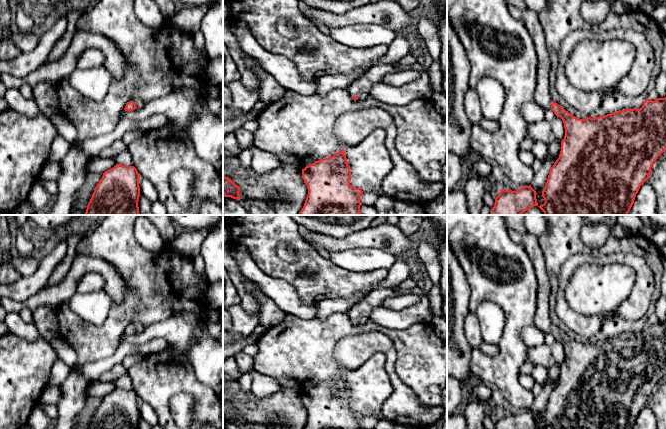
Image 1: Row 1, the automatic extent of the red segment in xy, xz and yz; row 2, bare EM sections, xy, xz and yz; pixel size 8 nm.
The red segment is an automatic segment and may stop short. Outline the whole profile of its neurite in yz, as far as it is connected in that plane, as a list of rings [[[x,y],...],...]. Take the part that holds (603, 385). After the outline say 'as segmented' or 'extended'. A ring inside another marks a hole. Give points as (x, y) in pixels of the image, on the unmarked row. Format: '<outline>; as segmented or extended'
[[[506,229],[512,241],[523,246],[536,272],[538,293],[533,324],[545,334],[551,333],[557,341],[562,343],[565,352],[559,382],[551,391],[542,415],[542,421],[545,424],[542,429],[633,429],[641,409],[649,403],[652,389],[666,375],[666,321],[655,325],[647,322],[640,333],[626,333],[596,342],[576,342],[550,321],[551,286],[538,236],[529,233],[523,235],[512,229]]]; extended

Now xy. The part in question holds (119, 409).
[[[116,388],[103,397],[88,429],[138,429],[139,402],[134,390]]]; as segmented

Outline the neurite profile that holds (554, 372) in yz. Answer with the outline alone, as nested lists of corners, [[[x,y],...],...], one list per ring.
[[[556,363],[548,368],[548,377],[545,383],[550,383],[553,387],[559,382],[561,375],[561,365]]]

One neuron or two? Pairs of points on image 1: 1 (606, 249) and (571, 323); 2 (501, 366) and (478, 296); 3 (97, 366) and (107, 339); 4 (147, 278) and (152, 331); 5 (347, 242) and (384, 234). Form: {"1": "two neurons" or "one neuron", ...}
{"1": "two neurons", "2": "one neuron", "3": "two neurons", "4": "two neurons", "5": "one neuron"}

